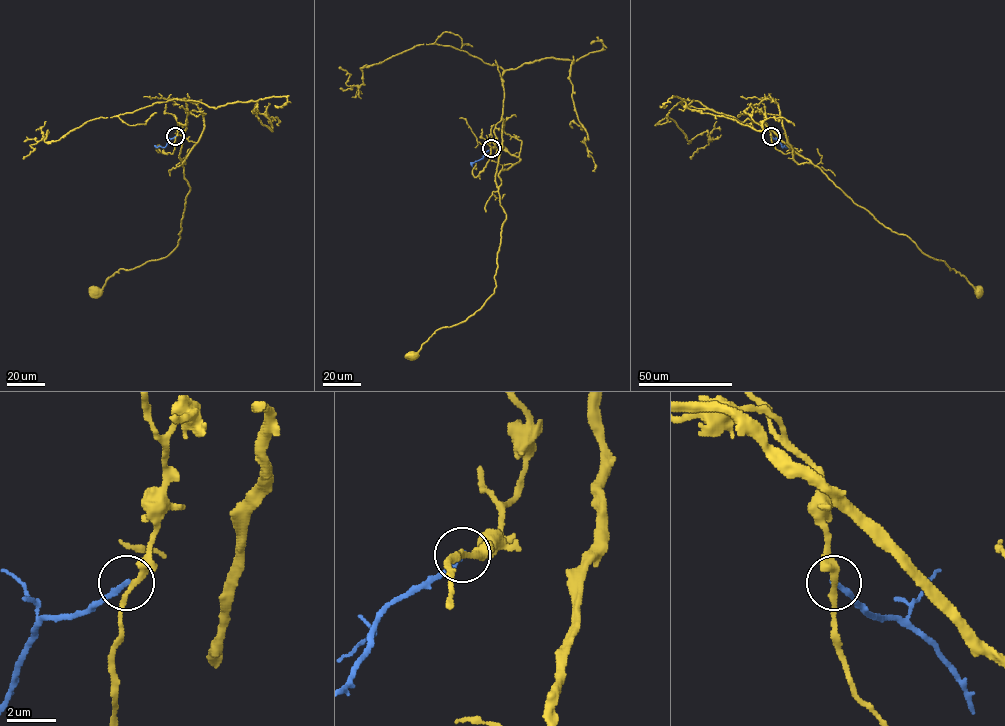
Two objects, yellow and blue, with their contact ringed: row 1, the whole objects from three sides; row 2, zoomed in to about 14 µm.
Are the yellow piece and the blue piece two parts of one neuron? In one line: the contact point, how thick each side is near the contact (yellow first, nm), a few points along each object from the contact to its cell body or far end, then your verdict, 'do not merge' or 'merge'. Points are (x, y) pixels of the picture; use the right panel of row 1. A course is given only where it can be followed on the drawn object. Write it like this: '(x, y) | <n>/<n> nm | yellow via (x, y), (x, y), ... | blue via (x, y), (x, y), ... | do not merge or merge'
(771, 136) | 240/220 nm | yellow via (771, 136), (766, 123), (742, 122), (762, 122), (855, 204), (980, 290) | blue via (771, 136), (782, 147), (790, 147) | do not merge

